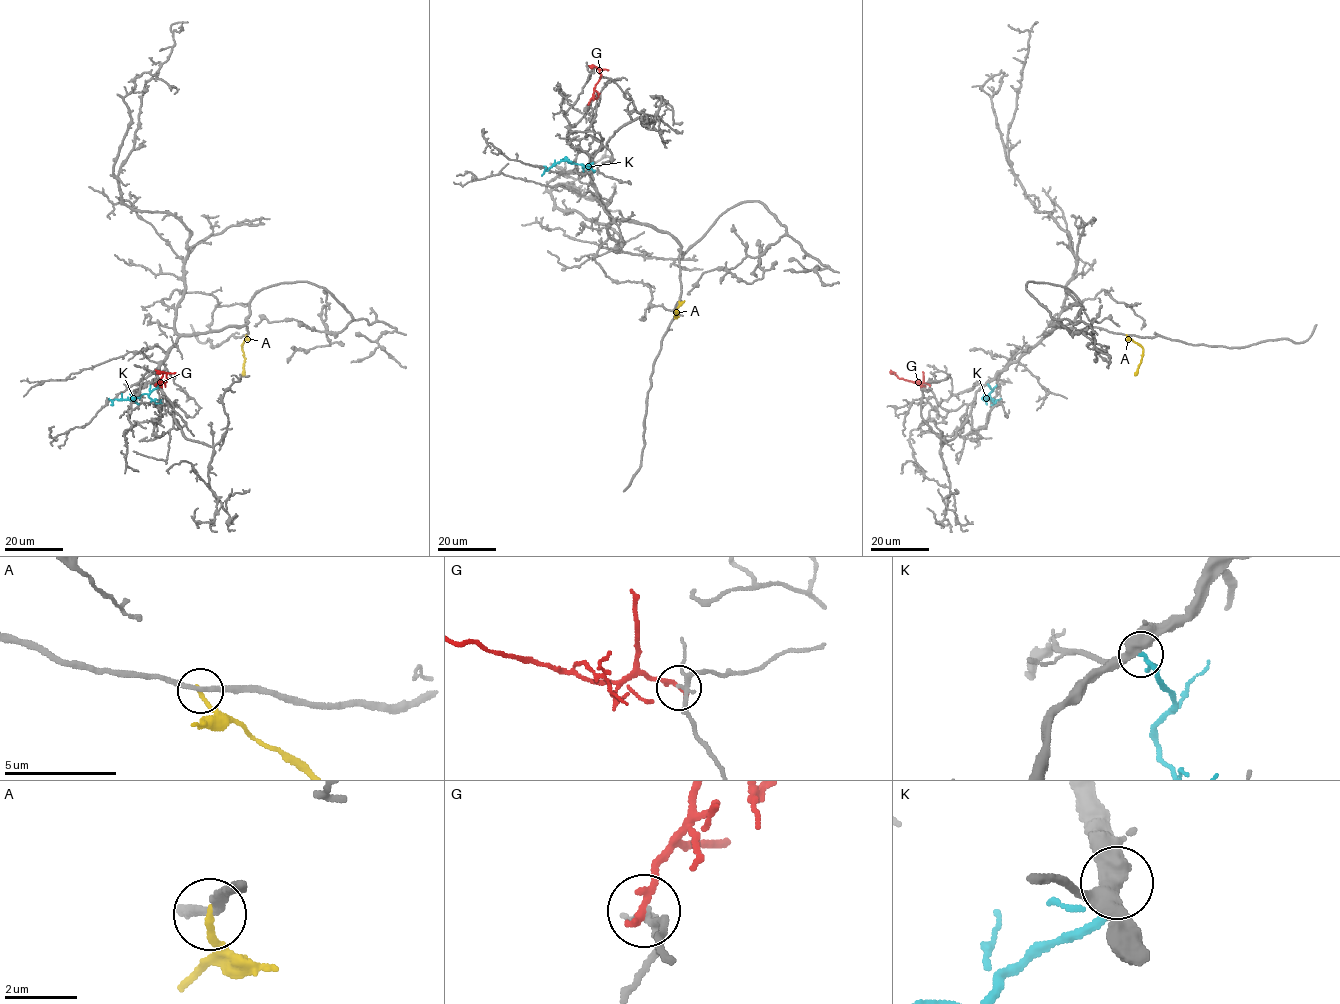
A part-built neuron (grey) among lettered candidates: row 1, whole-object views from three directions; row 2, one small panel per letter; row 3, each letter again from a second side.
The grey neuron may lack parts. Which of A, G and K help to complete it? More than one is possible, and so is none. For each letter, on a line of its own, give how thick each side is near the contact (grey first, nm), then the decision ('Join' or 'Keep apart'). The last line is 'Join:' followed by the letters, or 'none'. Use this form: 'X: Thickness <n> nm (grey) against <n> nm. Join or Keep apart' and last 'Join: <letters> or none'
A: Thickness 220 nm (grey) against 190 nm. Keep apart
G: Thickness 160 nm (grey) against 240 nm. Keep apart
K: Thickness 550 nm (grey) against 160 nm. Keep apart
Join: none

